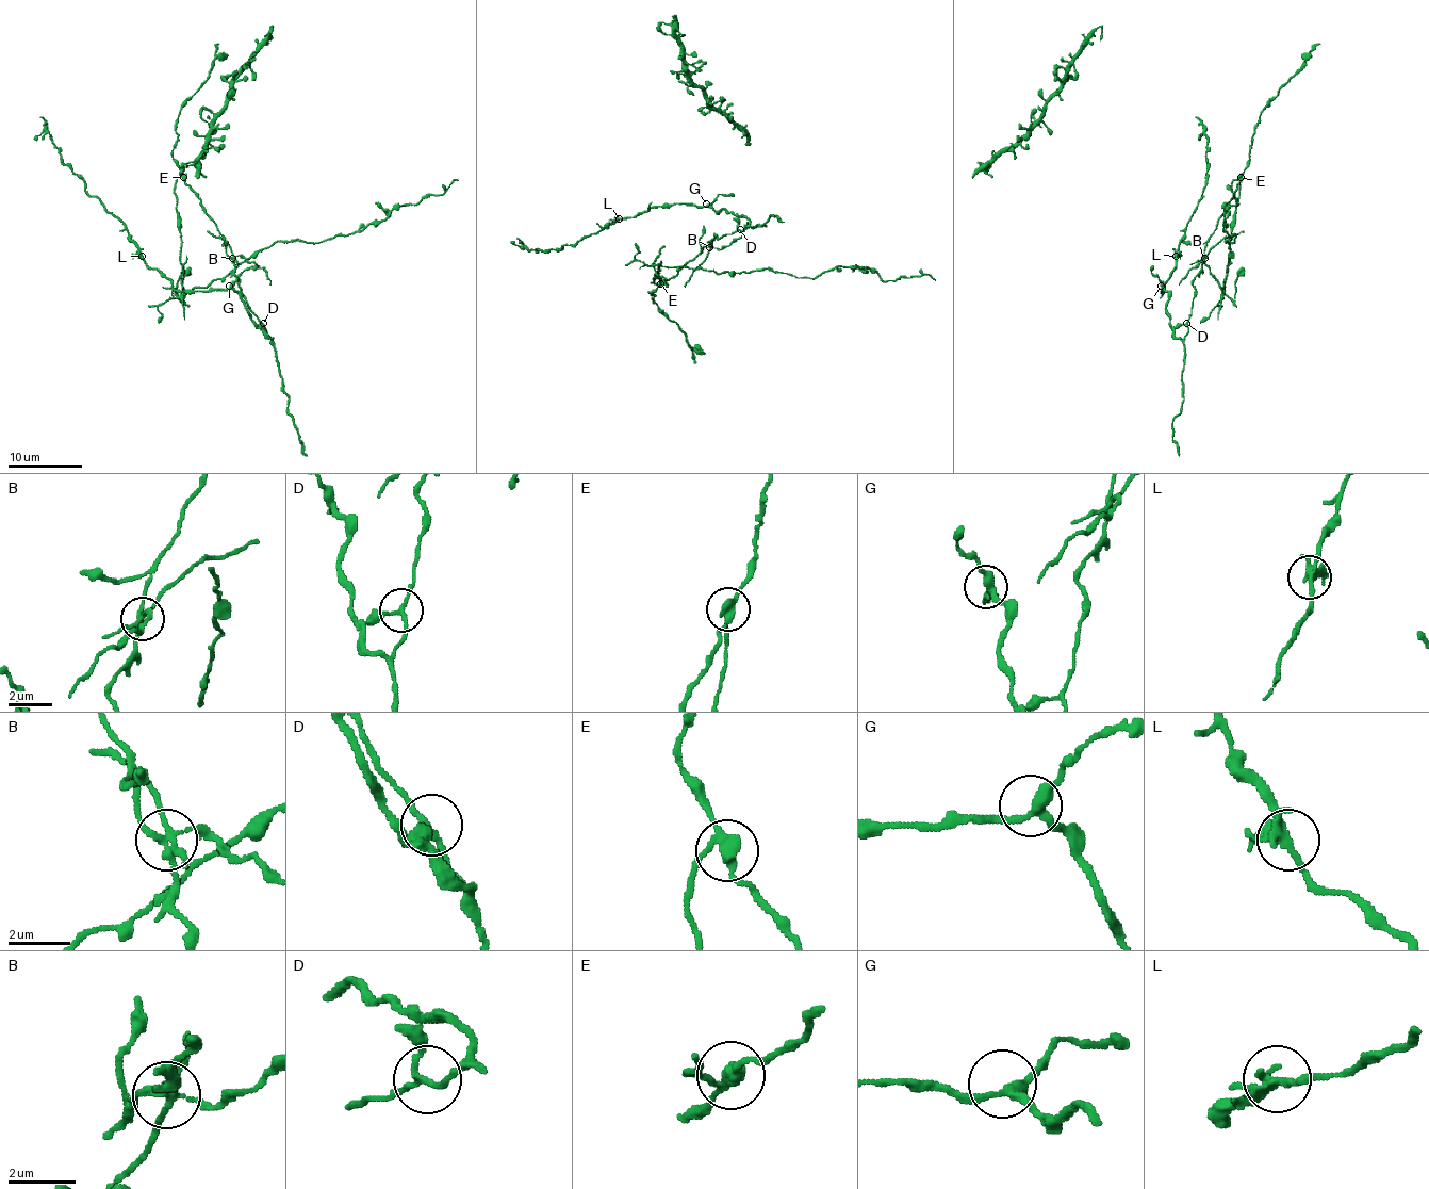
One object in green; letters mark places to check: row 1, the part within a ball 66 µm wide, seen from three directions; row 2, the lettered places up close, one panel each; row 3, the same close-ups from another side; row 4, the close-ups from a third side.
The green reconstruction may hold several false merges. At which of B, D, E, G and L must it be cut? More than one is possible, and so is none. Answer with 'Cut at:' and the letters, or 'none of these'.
Cut at: B, E

